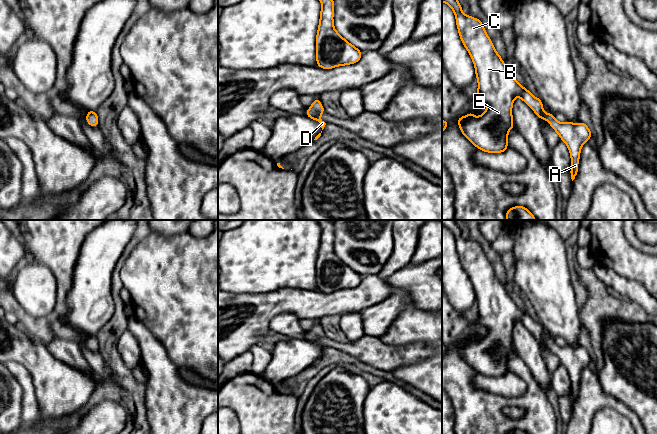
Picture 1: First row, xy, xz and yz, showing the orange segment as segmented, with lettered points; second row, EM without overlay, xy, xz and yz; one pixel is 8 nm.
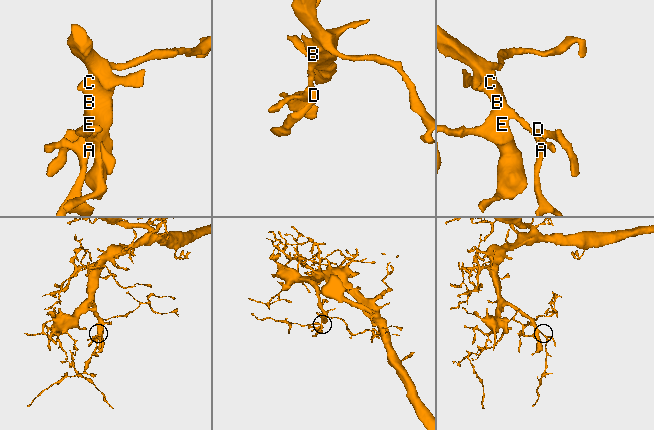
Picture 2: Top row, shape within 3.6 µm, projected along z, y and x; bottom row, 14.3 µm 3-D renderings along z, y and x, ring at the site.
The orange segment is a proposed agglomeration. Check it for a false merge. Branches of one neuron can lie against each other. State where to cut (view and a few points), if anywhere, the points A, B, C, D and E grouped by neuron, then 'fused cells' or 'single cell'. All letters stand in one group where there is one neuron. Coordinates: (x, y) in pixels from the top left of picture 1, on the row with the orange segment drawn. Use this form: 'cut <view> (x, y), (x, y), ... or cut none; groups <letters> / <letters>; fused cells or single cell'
cut none; groups A B C D E; single cell

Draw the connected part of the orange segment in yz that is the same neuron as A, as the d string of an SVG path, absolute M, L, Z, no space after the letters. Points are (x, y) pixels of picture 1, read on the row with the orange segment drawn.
M442 0L448 4L456 16L458 32L464 47L468 50L475 66L476 77L478 80L478 92L475 98L487 105L488 109L478 118L473 113L468 113L464 117L457 119L461 133L479 150L488 153L501 153L508 149L508 131L514 128L512 118L512 104L514 99L519 96L538 116L539 119L545 119L550 126L559 134L560 139L565 142L571 155L571 172L572 181L578 173L578 162L580 150L592 136L588 126L582 122L571 123L558 122L551 113L543 112L543 103L539 98L534 97L531 92L521 86L508 68L504 64L500 55L496 52L492 41L487 35L481 20L470 17L462 13L462 7L458 0Z

